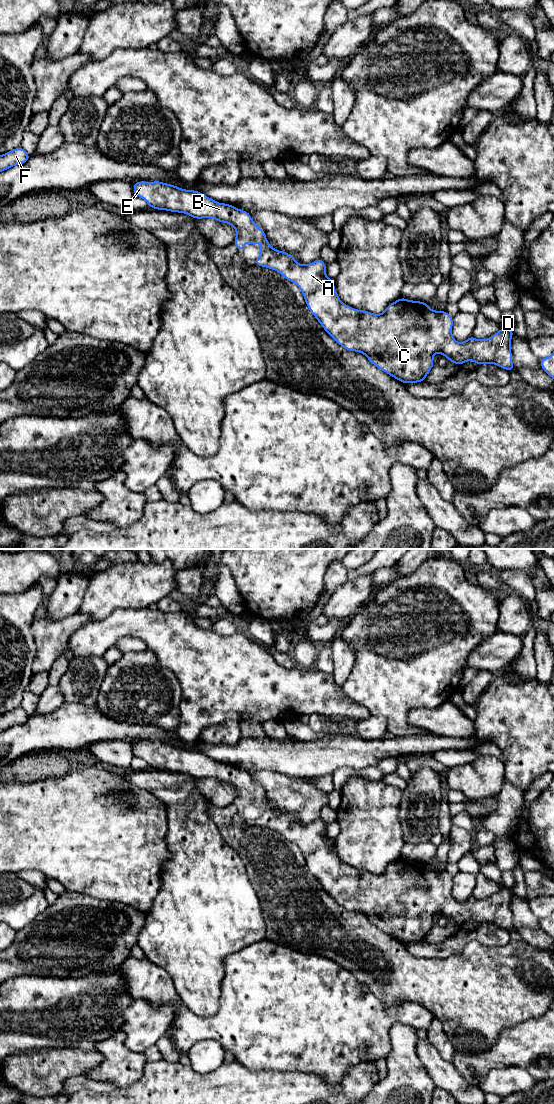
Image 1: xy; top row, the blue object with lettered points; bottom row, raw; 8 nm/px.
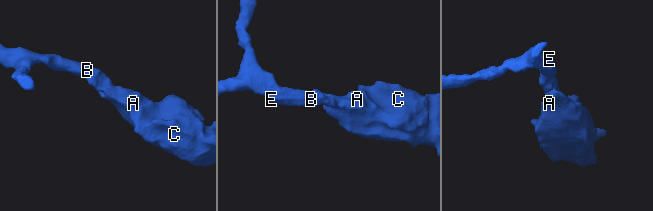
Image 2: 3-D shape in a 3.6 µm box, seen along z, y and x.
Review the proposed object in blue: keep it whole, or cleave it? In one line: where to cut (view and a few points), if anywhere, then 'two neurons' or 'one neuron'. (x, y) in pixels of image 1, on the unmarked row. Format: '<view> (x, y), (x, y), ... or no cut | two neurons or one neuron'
no cut | one neuron

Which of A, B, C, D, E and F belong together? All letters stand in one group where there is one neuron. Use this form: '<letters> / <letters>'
A B C D E F

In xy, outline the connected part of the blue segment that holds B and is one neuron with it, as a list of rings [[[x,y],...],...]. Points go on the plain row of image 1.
[[[138,741],[133,745],[133,752],[144,759],[149,768],[184,773],[194,779],[213,778],[218,782],[228,783],[235,788],[236,798],[233,804],[240,812],[245,808],[246,801],[252,805],[260,802],[260,815],[254,824],[275,830],[286,840],[296,844],[310,872],[341,907],[364,914],[370,923],[403,944],[425,942],[427,934],[435,925],[433,917],[437,913],[441,913],[456,925],[473,921],[477,925],[495,924],[507,931],[515,930],[511,912],[511,898],[515,895],[512,889],[502,887],[490,898],[480,900],[470,896],[459,903],[452,895],[453,877],[445,870],[431,869],[427,862],[401,857],[389,864],[381,874],[357,870],[340,860],[333,839],[326,836],[327,825],[321,818],[302,825],[295,821],[294,815],[271,807],[265,791],[258,788],[249,772],[230,764],[216,762],[196,750],[182,749],[161,741]]]

